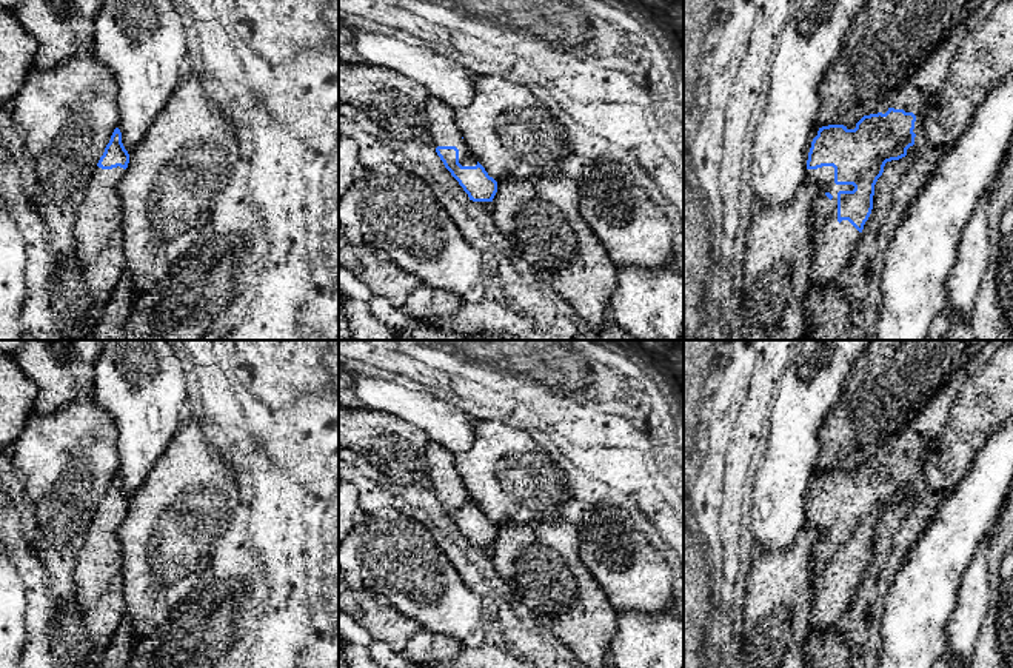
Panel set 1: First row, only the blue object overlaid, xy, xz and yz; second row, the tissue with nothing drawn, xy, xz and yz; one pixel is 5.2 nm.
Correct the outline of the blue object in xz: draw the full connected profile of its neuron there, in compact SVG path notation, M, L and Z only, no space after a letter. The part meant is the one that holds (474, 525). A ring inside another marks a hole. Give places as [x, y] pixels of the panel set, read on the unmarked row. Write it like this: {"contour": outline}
{"contour": "M430 440L426 468L430 489L473 546L493 546L497 526L471 499L456 468L454 454Z"}

